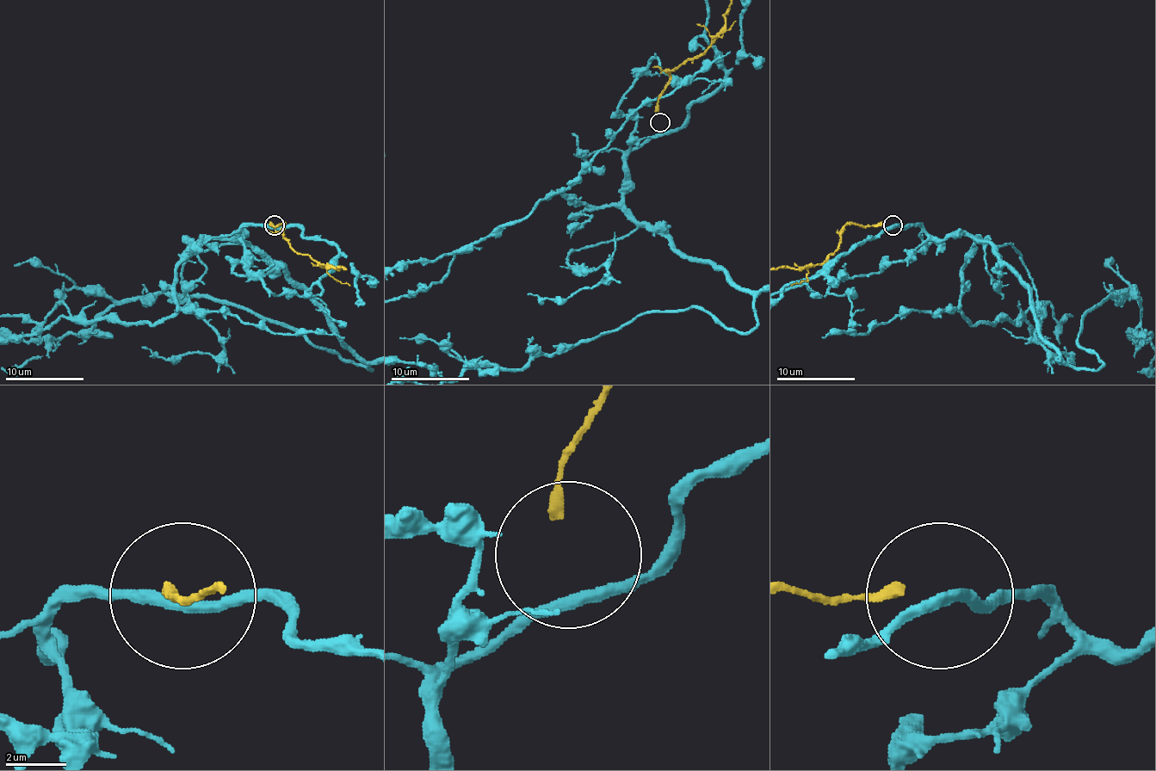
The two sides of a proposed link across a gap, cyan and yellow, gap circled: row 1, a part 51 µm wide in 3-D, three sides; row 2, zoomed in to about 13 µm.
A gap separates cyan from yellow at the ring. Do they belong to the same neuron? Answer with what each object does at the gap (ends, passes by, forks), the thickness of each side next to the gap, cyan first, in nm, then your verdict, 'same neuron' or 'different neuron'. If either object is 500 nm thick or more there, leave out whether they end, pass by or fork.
cyan passes by | yellow ends | 380/400 nm | different neuron

